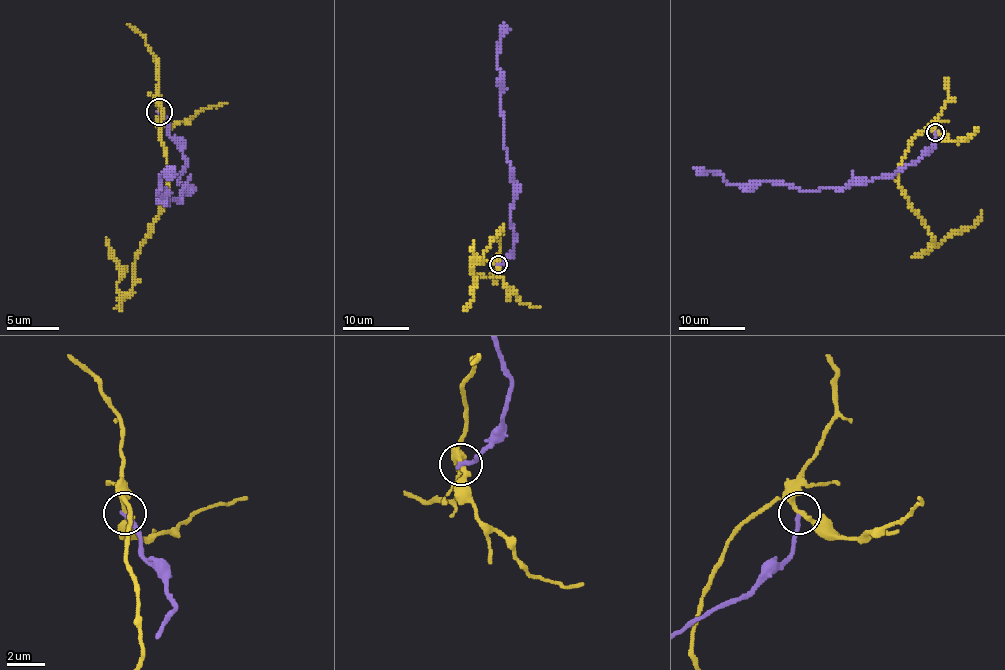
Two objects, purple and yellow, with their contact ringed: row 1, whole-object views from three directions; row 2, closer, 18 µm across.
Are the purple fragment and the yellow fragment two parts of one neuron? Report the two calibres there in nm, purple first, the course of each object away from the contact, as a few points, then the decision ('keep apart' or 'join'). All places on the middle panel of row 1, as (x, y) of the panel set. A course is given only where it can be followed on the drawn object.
calibres 280 and 240 nm; course purple (498, 265), (514, 247), (516, 233), (509, 218), (514, 182), (503, 131), (496, 58), (499, 30), (504, 23); course yellow (498, 265), (504, 227), (479, 260), (473, 263), (473, 298), (464, 311); keep apart

